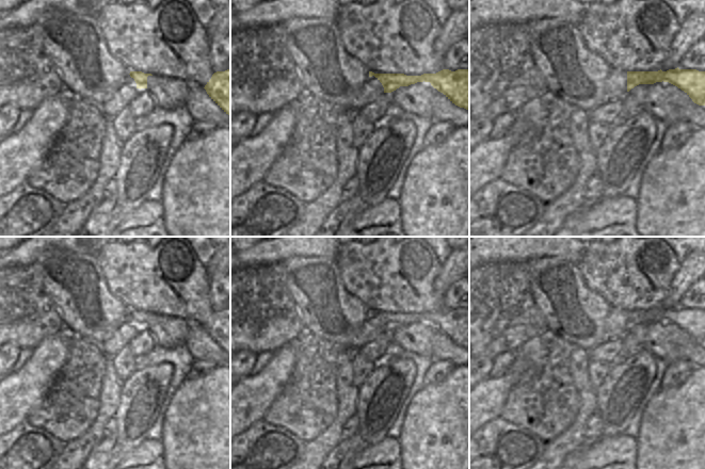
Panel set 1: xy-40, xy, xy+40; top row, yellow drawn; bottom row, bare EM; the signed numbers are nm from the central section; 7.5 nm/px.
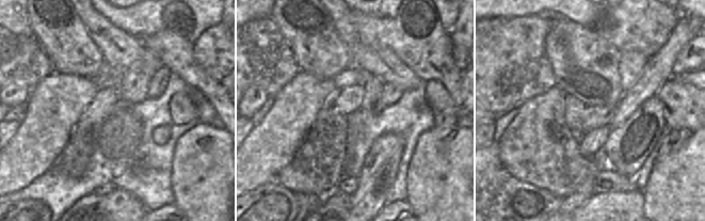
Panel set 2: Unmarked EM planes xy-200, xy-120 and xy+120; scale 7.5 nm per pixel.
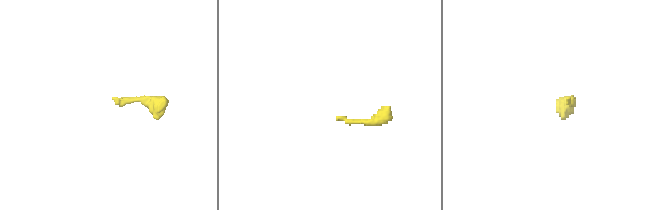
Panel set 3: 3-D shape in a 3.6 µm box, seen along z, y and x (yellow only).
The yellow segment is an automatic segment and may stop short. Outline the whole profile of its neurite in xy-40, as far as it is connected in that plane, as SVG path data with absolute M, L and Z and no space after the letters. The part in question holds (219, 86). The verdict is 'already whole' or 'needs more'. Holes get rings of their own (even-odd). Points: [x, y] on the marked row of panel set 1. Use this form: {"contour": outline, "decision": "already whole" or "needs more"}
{"contour": "M230 69L214 72L204 88L209 97L230 116Z", "decision": "already whole"}

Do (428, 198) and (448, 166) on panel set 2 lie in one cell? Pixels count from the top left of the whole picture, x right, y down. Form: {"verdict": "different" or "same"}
{"verdict": "same"}

